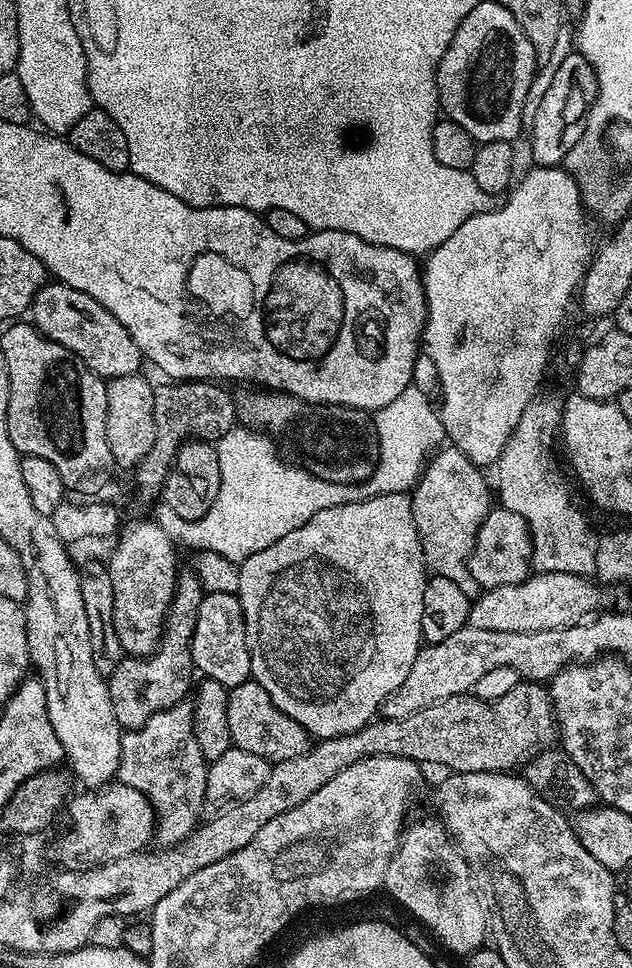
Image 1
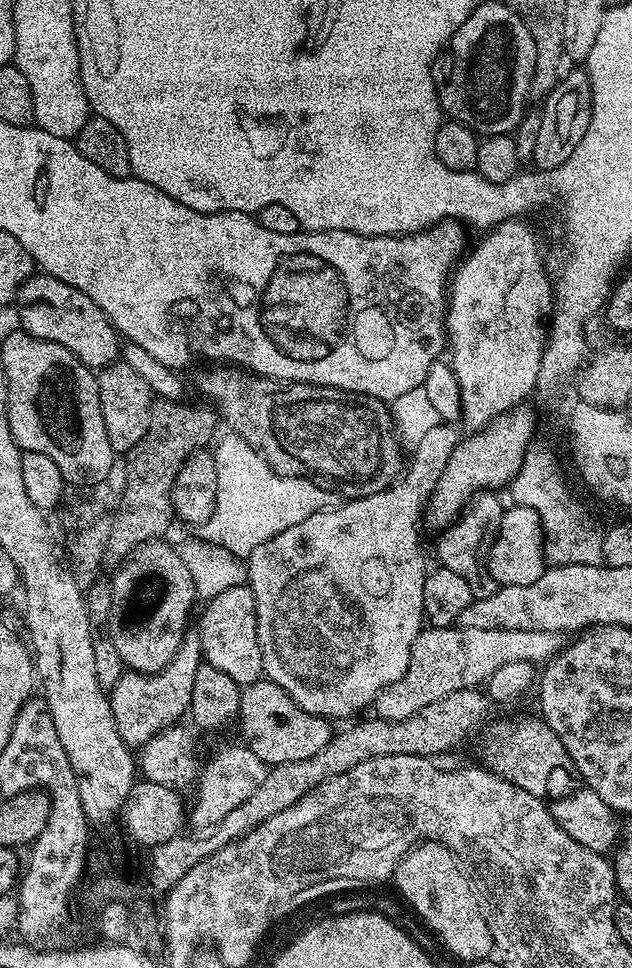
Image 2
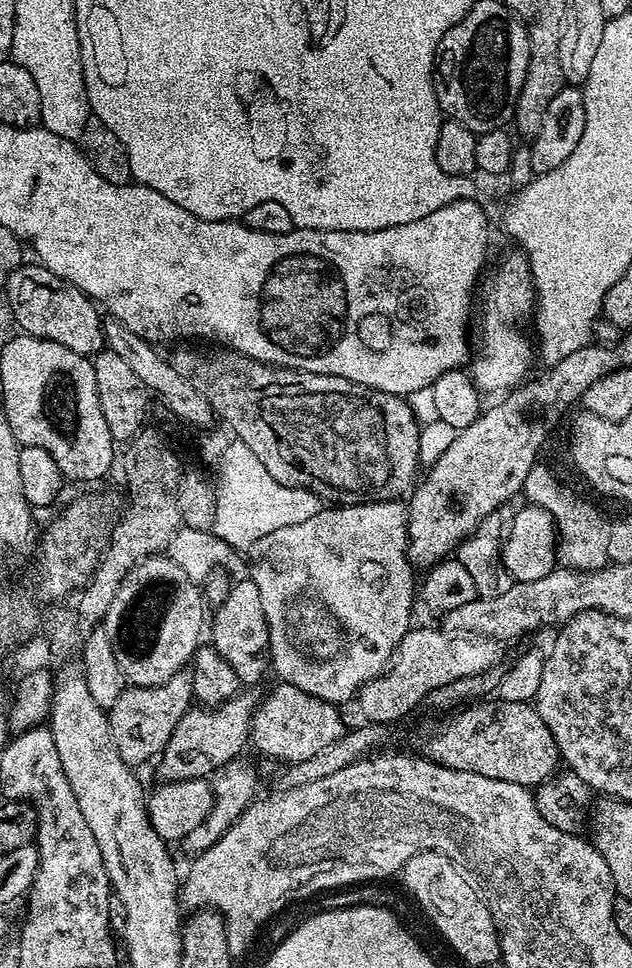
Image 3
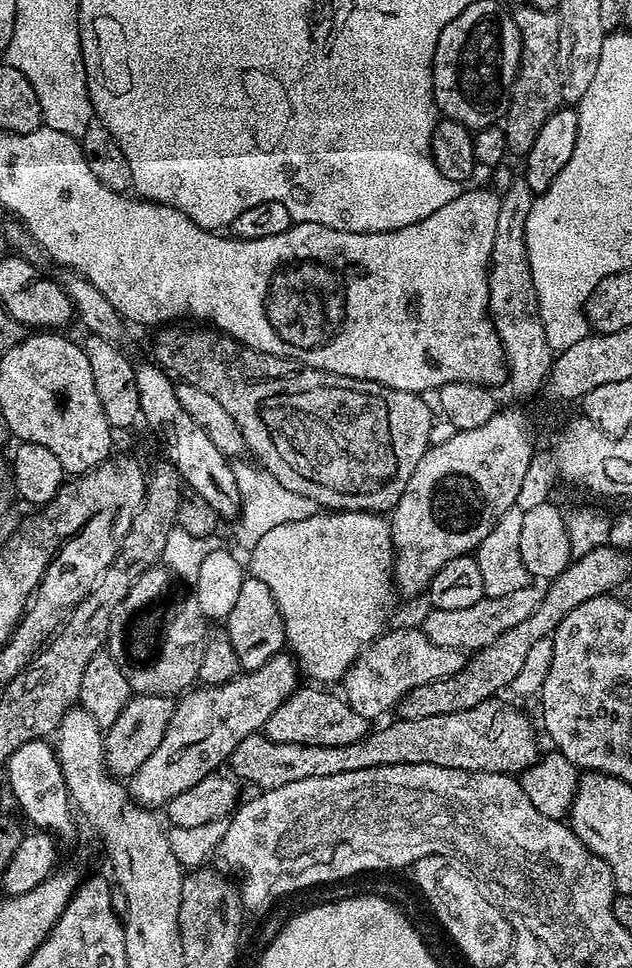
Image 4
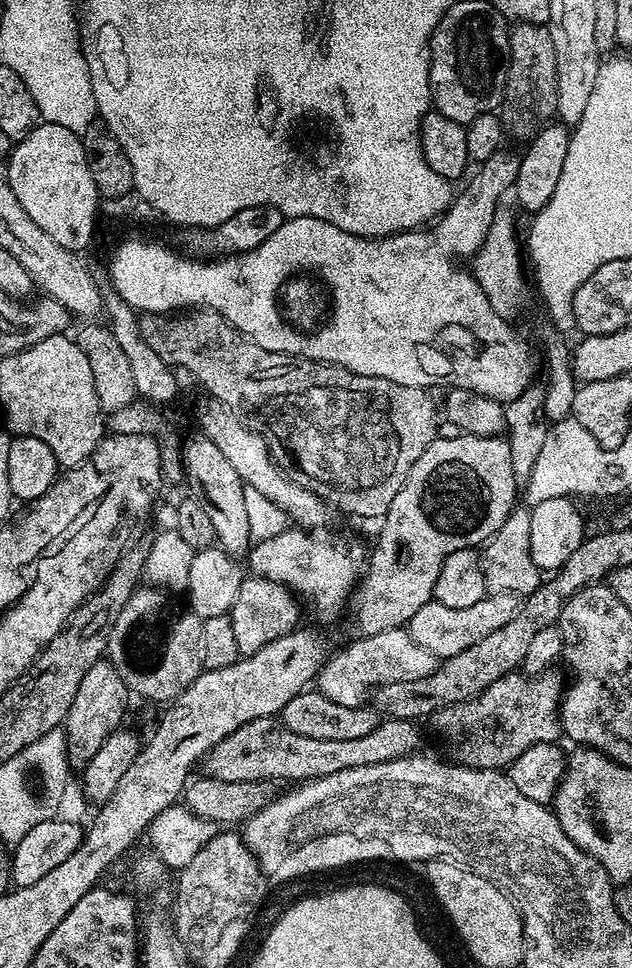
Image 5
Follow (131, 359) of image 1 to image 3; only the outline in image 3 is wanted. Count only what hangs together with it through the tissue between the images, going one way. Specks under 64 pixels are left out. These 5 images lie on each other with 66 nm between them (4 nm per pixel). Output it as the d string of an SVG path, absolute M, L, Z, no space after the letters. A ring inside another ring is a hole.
M39 262L21 263L8 279L6 295L8 308L16 319L16 324L25 336L42 338L50 342L58 342L74 354L82 354L89 358L105 351L104 326L102 312L85 292L78 290L70 282L58 278L50 269Z

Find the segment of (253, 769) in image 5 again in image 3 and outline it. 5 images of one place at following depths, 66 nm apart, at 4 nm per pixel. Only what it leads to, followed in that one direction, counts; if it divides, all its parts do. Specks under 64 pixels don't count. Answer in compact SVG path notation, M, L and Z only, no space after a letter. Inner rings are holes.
M484 698L449 716L452 717L441 728L434 729L429 736L417 738L419 755L425 760L433 760L450 770L482 774L482 778L514 782L529 790L543 784L561 767L554 734L550 734L546 722L542 722L531 703Z

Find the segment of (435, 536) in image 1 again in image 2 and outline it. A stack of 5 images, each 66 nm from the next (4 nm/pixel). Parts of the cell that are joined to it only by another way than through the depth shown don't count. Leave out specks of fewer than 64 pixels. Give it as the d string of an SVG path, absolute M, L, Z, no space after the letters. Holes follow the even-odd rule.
M480 494L473 499L460 514L460 519L439 533L436 540L436 556L439 567L446 570L454 570L454 574L462 574L470 586L473 597L477 600L490 598L498 587L491 574L486 571L482 563L482 548L480 544L487 545L490 537L500 527L500 520L504 517L505 501L499 500L496 494Z

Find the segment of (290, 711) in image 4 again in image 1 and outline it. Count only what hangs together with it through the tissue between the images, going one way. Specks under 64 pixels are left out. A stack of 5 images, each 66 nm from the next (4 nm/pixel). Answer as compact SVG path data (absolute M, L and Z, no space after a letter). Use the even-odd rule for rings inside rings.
M250 679L228 689L226 719L233 745L242 750L250 750L250 754L258 754L258 758L263 760L275 762L286 758L298 758L310 747L308 731L298 726L298 722L294 722L290 714L282 714L282 710L274 706L270 694L262 690L257 680Z

